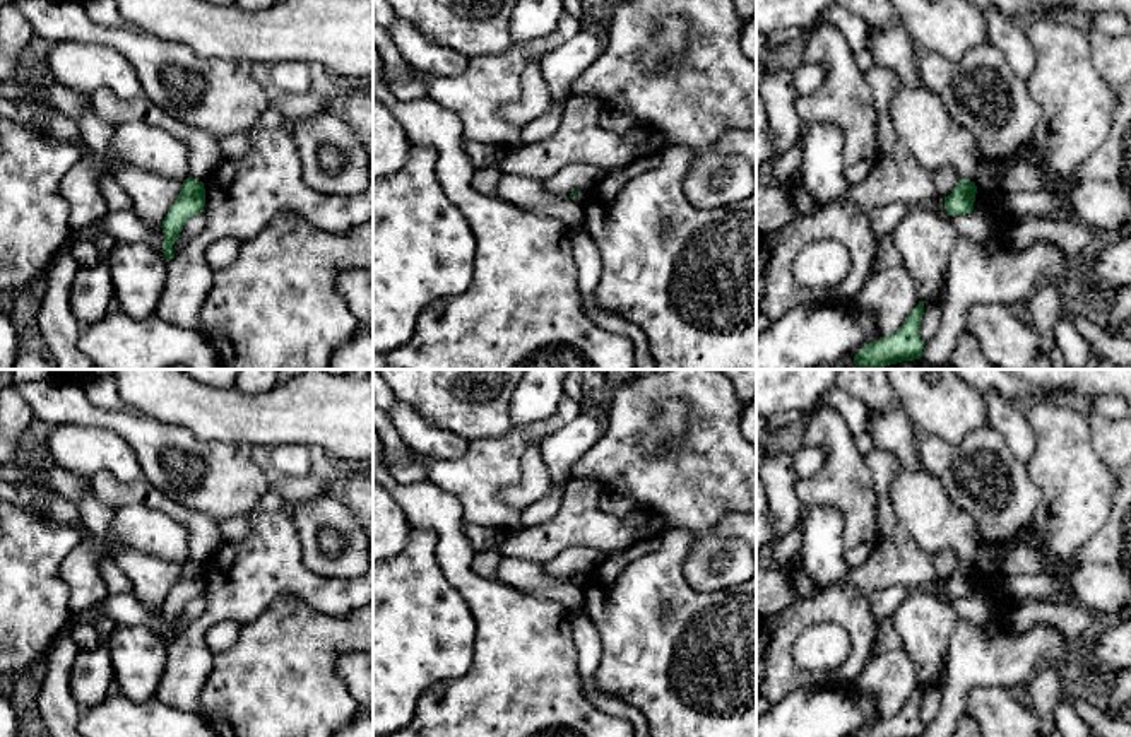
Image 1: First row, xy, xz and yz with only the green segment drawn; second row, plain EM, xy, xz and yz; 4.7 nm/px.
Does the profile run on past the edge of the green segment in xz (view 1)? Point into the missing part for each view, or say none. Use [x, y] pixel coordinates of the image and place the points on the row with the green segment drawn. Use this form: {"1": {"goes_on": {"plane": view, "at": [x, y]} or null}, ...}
{"1": {"goes_on": null}}

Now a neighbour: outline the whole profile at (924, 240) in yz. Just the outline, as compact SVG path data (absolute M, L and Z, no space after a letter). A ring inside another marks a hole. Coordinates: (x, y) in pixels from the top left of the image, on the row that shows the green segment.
M924 205L910 207L891 233L921 301L944 294L948 262L958 233L953 224Z

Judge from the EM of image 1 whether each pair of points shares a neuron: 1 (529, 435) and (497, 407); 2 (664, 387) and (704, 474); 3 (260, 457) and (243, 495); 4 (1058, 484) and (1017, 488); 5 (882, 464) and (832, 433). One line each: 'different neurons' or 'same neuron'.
1: different neurons
2: same neuron
3: different neurons
4: different neurons
5: different neurons

